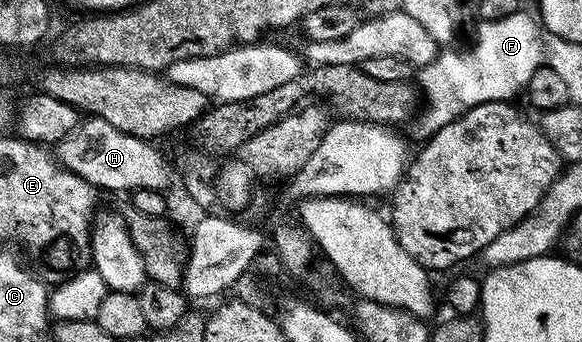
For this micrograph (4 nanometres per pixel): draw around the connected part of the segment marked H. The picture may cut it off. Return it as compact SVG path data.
M87 117L58 143L57 158L64 169L104 192L130 193L137 187L166 192L171 183L171 167L155 146L154 142L113 129L109 121Z

